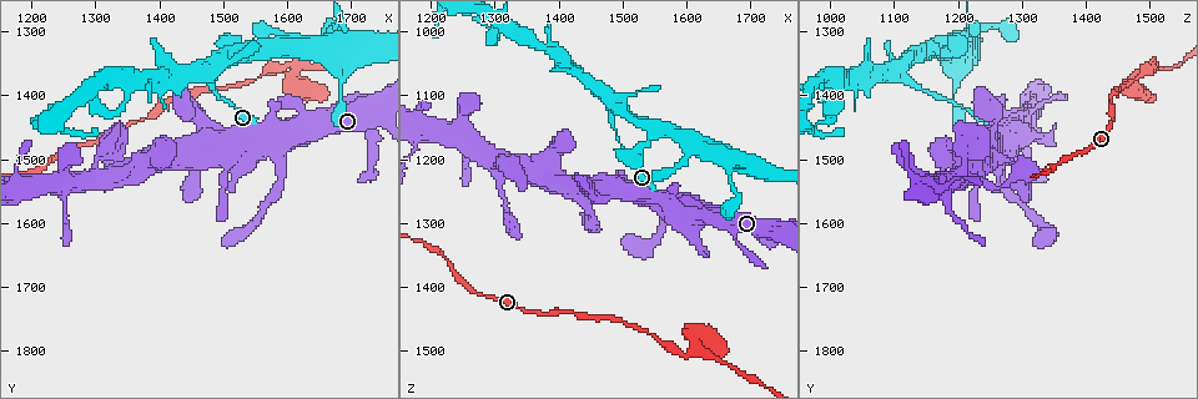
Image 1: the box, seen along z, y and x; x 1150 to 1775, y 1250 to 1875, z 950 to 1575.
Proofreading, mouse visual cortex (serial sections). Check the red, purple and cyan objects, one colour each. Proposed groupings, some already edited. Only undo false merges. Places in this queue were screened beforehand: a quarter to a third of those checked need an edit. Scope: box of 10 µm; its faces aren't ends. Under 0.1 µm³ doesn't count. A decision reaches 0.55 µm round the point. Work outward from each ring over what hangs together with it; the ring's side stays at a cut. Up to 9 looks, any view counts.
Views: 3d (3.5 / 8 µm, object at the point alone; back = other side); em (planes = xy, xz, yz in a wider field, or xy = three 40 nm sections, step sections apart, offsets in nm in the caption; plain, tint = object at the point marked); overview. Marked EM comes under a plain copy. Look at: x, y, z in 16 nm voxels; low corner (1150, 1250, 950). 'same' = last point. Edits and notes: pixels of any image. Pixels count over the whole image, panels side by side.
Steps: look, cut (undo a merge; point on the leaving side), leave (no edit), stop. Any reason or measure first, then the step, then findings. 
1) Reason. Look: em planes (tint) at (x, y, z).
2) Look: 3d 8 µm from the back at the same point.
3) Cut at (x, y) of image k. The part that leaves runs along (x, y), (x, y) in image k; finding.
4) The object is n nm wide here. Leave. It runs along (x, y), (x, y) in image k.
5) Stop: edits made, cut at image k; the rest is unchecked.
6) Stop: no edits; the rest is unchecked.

Abrupt turn. Look: 3d 8 µm at (1555, 1335, 1155).

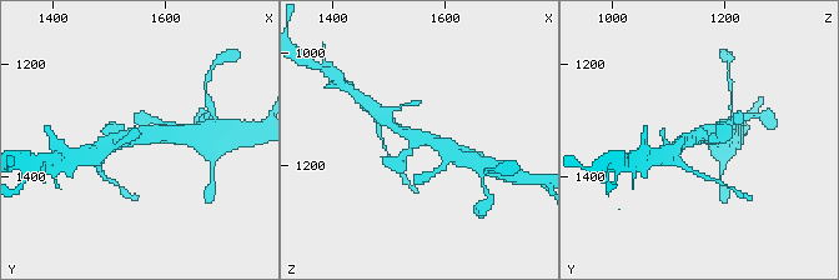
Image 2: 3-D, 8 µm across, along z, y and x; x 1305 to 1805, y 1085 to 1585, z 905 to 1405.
Look: 3d 3.5 µm at the same point.

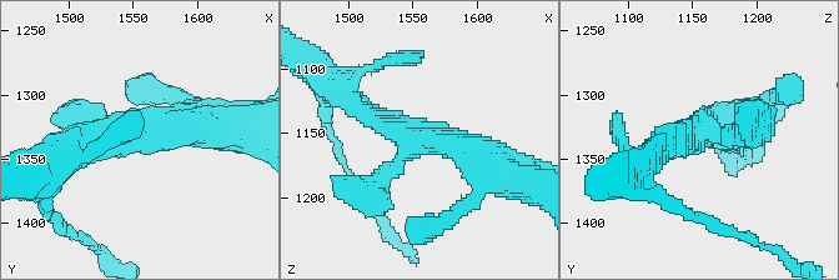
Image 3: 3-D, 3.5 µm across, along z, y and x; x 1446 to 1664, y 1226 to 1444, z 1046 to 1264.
3 arms meet here; the arms are 250, 300, 450 nm wide. Look: em xy step 5 (tint) at (1552, 1328, 1154).

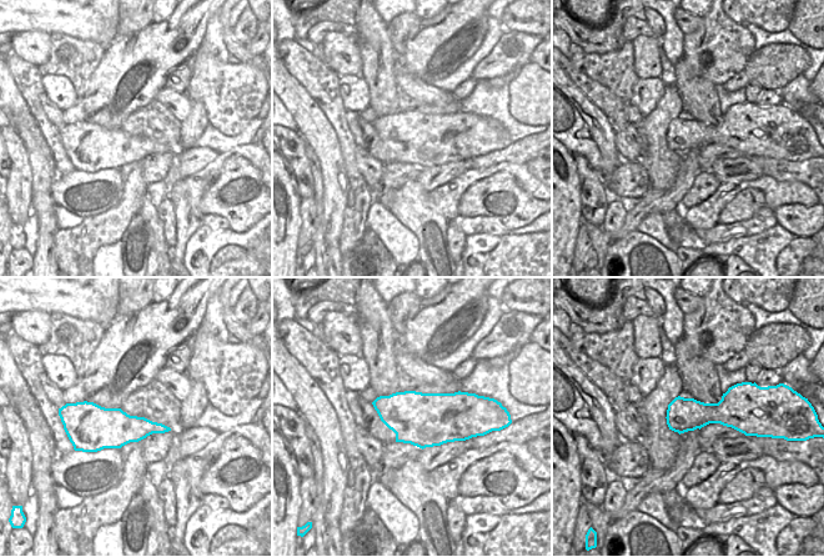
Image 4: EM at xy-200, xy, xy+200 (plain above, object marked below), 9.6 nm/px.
Leave. It runs along (348, 96), (493, 173) in image 3; all the same cell.

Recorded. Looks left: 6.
Look: 3d 3.5 µm at (1670, 1320, 1205).

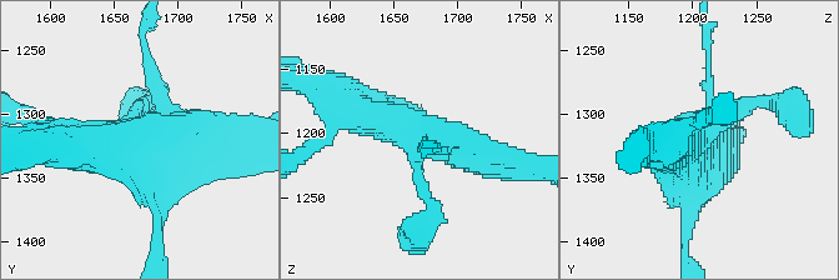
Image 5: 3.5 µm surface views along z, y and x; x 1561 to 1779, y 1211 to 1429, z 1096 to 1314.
Look: em xy step 5 (tint) at (1666, 1322, 1202).

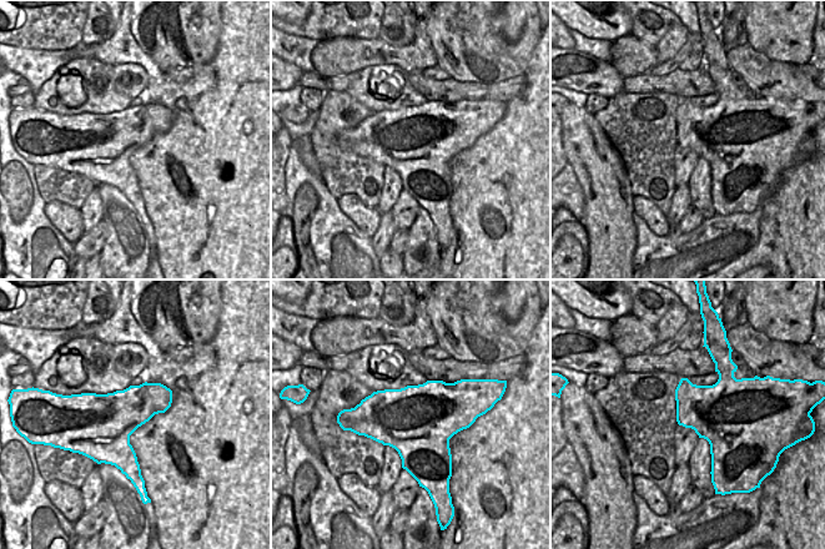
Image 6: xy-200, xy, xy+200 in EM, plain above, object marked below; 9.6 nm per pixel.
The object is 700 nm wide here. Leave. It runs along (340, 103), (488, 160) in image 5; all the same cell.

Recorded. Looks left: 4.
Branch point. Look: 3d 3.5 µm at (1355, 1370, 1020).

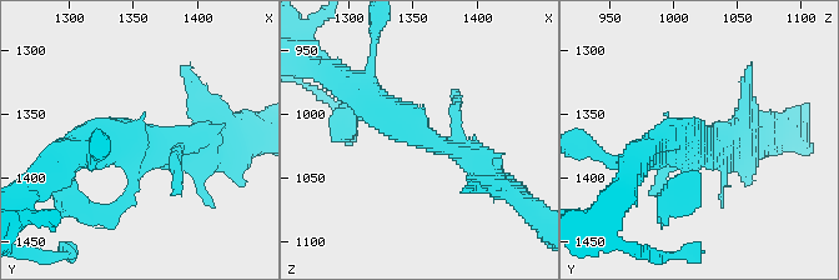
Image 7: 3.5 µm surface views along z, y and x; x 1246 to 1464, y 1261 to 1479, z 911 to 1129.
Look: em xy step 3 (tint) at (1356, 1372, 1020).

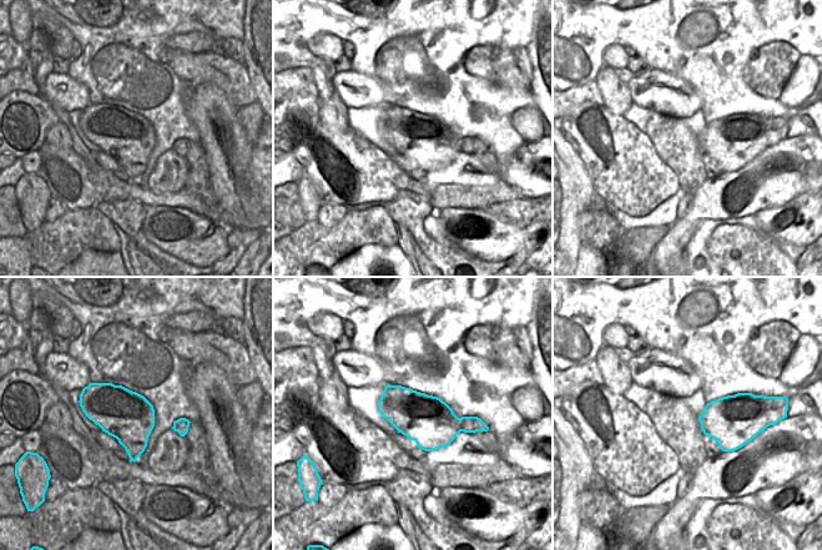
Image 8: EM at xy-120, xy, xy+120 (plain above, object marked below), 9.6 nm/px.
Leave. It runs along (492, 180), (355, 86) in image 7; all the same cell.

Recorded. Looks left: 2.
Sharp bend. Look: 3d 3.5 µm from the back at (1615, 1345, 1505).

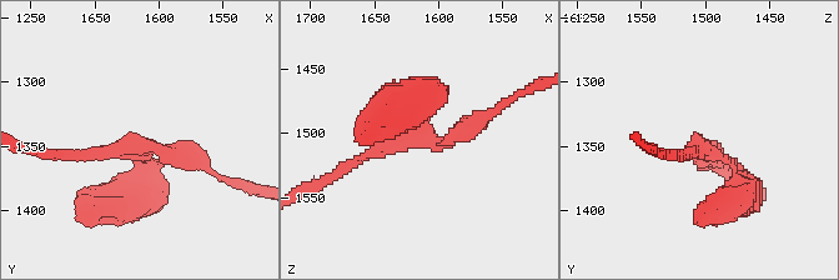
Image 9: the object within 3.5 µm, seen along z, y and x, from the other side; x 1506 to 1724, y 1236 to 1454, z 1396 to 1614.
3 arms meet here; the arms are 150, 200, 300 nm wide; need the tissue. Look: em xy step 5 (tint) at (1616, 1352, 1502).

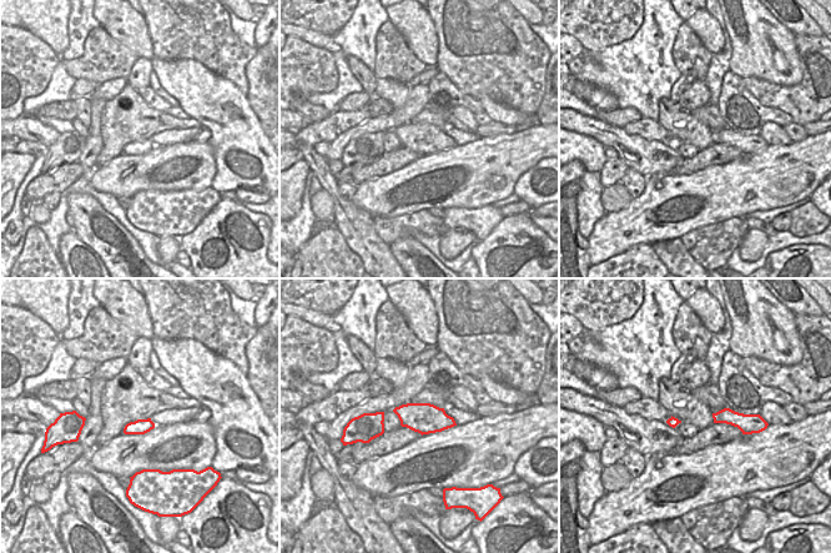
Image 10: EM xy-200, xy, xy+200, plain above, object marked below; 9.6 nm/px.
Leave. It runs along (210, 170), (141, 146), (122, 200) in image 9; continuous, no second cell.

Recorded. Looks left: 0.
Stop: no edits; the rest is unchecked.

